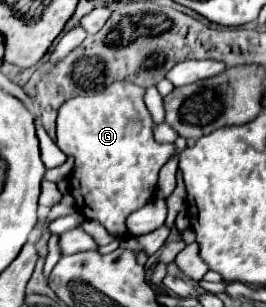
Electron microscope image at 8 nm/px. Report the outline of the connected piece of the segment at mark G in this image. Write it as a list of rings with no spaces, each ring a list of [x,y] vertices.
[[[112,83],[104,91],[72,97],[58,113],[58,147],[74,157],[70,193],[76,209],[98,221],[114,237],[126,237],[126,219],[144,207],[156,189],[160,167],[174,153],[174,145],[160,145],[152,137],[152,117],[142,101],[144,89],[132,83]]]

